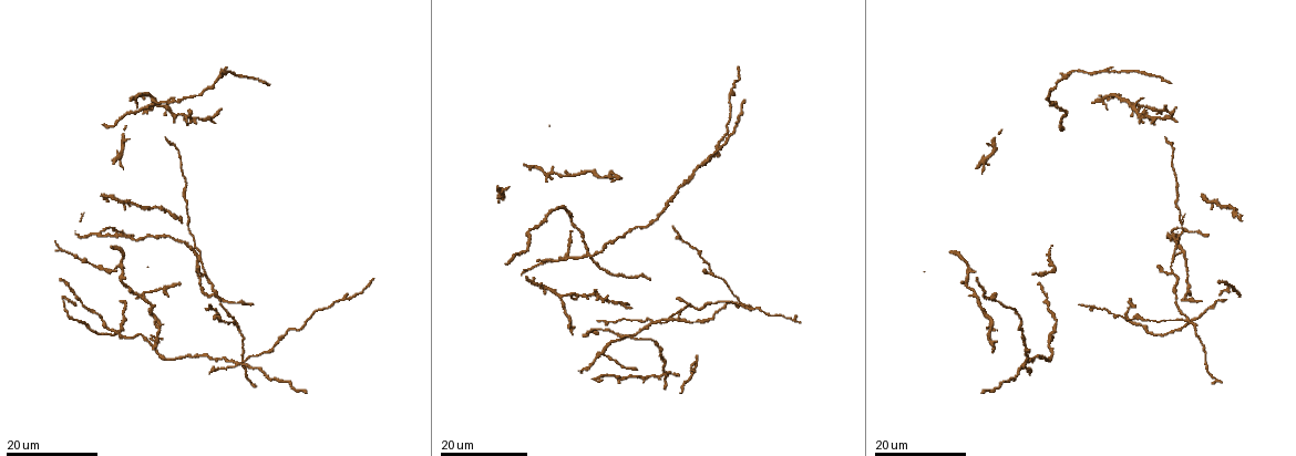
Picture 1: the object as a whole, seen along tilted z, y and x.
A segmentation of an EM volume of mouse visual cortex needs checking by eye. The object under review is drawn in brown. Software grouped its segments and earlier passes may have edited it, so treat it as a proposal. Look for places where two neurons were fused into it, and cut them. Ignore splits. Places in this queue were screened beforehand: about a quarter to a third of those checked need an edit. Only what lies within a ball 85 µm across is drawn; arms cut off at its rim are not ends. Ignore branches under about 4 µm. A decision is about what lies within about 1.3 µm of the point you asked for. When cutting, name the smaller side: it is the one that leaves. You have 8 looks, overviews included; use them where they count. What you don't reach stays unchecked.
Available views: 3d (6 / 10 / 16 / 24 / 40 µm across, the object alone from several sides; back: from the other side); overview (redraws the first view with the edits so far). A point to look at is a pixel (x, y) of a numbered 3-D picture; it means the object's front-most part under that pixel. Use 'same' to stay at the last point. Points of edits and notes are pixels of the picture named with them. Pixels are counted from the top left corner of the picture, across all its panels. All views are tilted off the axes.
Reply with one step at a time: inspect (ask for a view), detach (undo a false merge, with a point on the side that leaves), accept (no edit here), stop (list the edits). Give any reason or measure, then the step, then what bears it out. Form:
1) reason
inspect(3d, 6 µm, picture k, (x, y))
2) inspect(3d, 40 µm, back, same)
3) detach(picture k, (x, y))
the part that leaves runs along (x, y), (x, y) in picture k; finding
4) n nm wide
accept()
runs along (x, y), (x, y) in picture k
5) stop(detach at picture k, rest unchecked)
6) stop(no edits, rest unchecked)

two arms in line, one across
inspect(3d, 24 µm, picture 1, (596, 358))

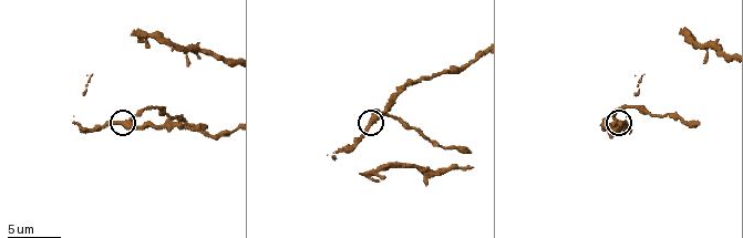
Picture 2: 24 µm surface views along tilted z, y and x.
closer look
inspect(3d, 10 µm, picture 2, (127, 124))

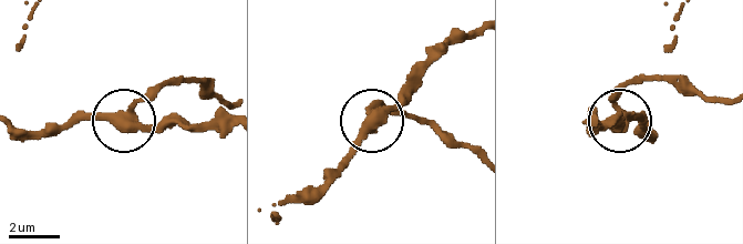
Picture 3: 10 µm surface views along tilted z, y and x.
inspect(3d, 6 µm, picture 3, (121, 115))

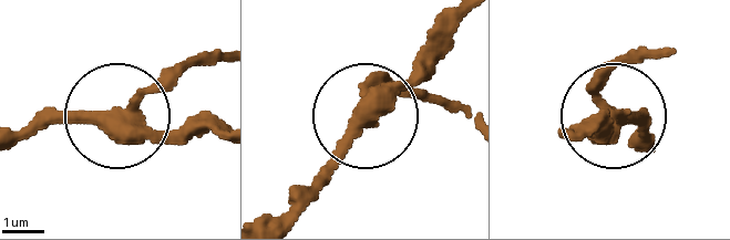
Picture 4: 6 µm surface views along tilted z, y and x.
accept()
runs along (460, 18), (300, 202) in picture 4; one neuron here

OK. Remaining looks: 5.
inspect(3d, 16 µm, picture 1, (92, 266))

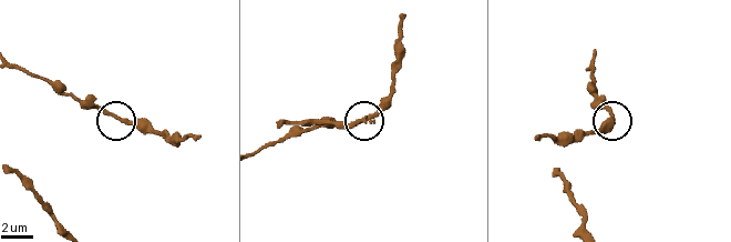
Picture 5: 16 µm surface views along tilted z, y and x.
closer look
inspect(3d, 10 µm, picture 5, (117, 116))

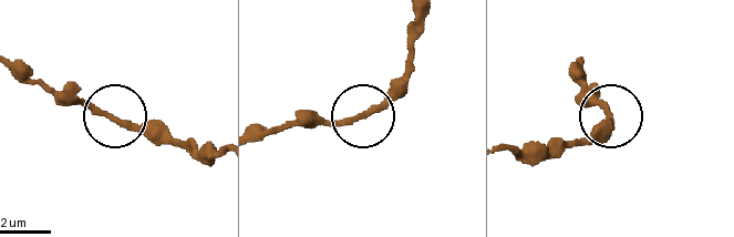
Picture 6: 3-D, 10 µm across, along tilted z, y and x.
accept()
all the same neuron

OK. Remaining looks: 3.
thick turns thin
inspect(3d, 24 µm, picture 1, (159, 340))

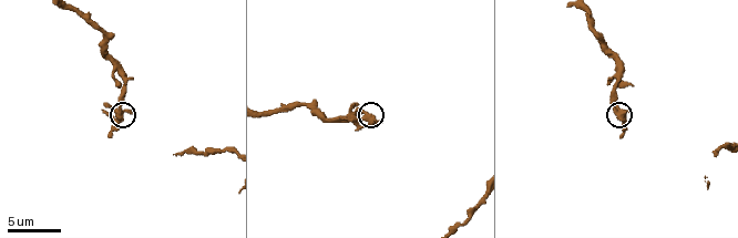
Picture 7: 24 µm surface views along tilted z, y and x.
zoom in
inspect(3d, 6 µm, picture 7, (624, 114))

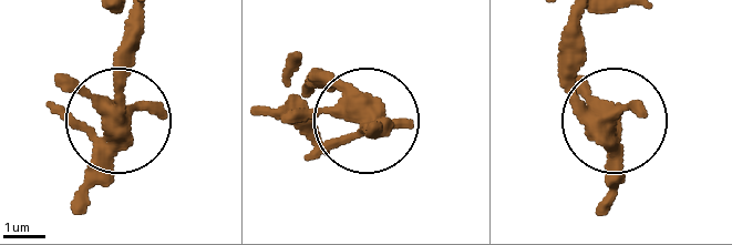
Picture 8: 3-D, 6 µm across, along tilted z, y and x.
accept()
continuous, no second neuron

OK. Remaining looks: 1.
stop(no edits, rest unchecked)

